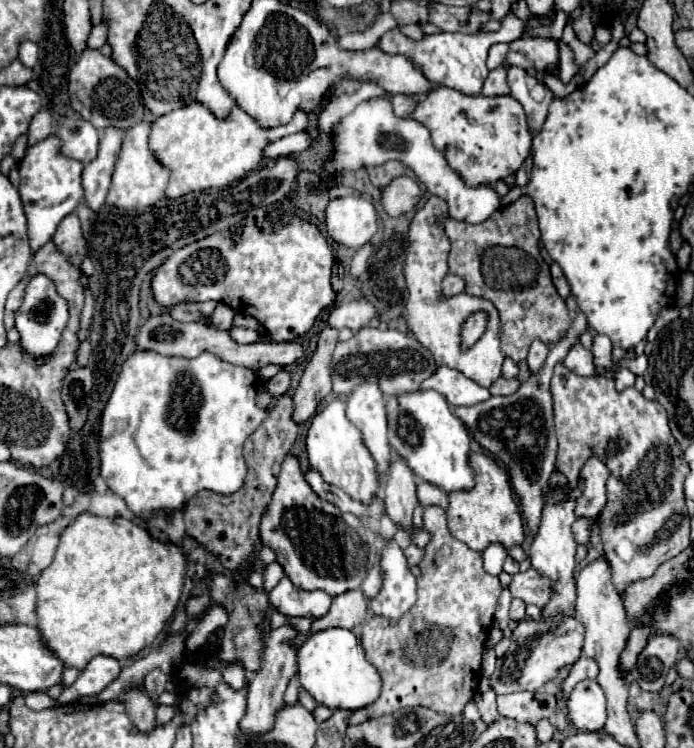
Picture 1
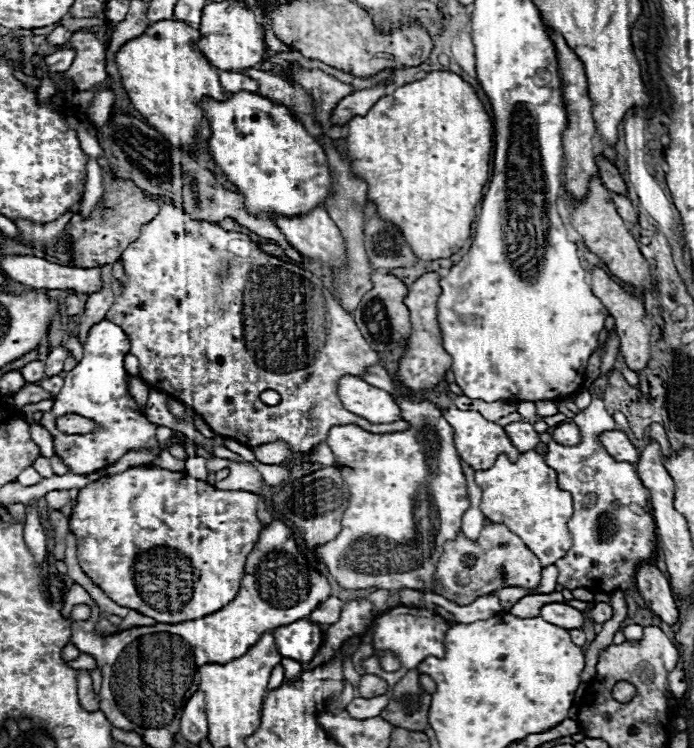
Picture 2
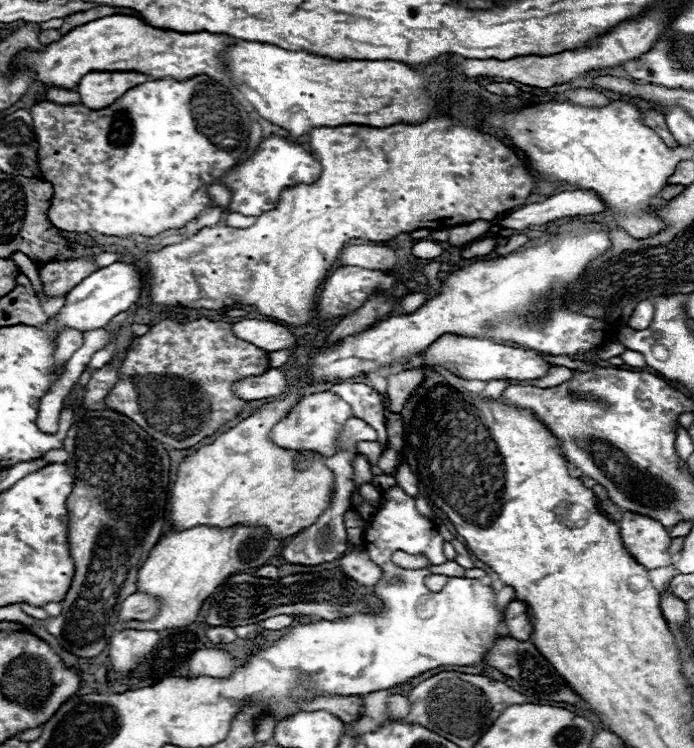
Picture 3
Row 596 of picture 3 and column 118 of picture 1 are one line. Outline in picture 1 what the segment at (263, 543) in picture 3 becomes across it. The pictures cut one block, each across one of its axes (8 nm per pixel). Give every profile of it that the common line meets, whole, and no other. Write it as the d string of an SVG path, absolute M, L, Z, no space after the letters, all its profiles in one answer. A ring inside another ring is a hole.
M140 122L132 126L124 136L124 144L112 174L112 186L106 196L106 204L124 208L124 210L144 210L164 198L170 170L162 166L154 156L154 152L148 148L148 136L150 136L150 122Z

